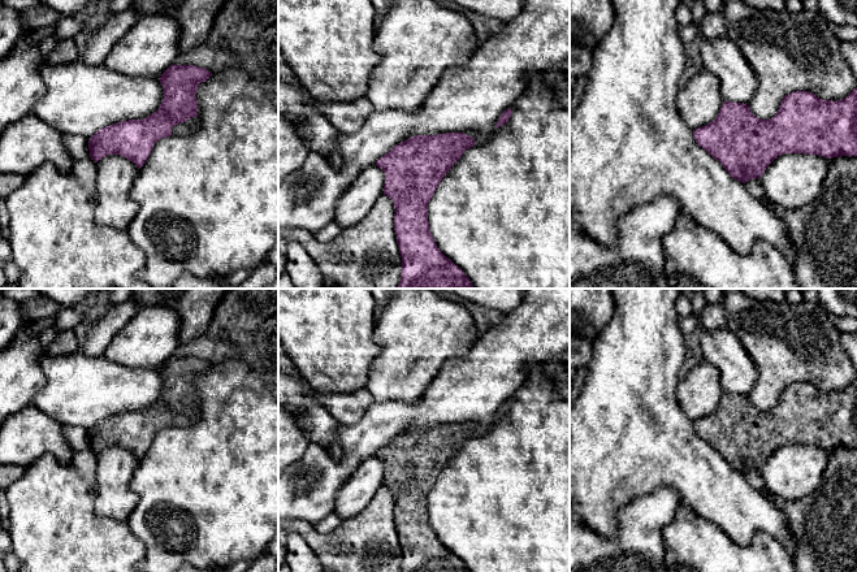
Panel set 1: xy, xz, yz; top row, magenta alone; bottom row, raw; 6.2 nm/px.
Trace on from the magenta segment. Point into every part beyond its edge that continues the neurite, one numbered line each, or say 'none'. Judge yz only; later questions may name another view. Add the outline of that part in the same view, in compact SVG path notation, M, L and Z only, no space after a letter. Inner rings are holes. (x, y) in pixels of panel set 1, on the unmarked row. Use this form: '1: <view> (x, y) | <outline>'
none

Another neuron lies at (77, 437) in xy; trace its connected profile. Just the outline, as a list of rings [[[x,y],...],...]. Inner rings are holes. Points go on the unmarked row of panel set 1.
[[[62,425],[62,433],[74,451],[90,448],[88,430],[81,426]]]

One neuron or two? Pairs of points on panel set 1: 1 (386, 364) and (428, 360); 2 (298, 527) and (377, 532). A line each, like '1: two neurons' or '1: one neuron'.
1: one neuron
2: one neuron

